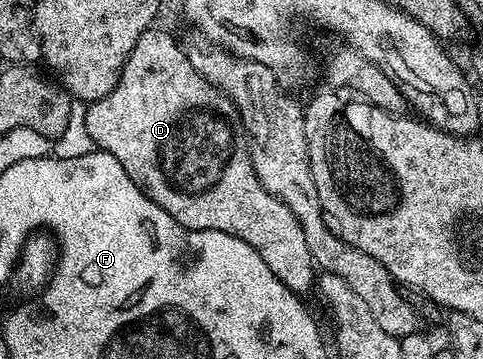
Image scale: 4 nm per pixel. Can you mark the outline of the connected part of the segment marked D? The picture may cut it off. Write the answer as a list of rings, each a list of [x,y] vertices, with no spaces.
[[[153,28],[142,32],[142,36],[138,36],[138,44],[134,44],[120,73],[119,84],[109,94],[102,96],[102,100],[87,103],[85,120],[86,129],[94,146],[104,150],[110,156],[114,156],[114,160],[118,160],[118,164],[122,164],[122,168],[126,168],[126,172],[135,180],[137,186],[154,200],[154,204],[158,204],[166,212],[170,212],[170,216],[174,216],[174,220],[178,220],[178,224],[182,224],[185,230],[217,230],[226,232],[233,239],[246,240],[246,244],[250,244],[250,248],[254,248],[254,252],[258,252],[258,256],[262,256],[266,268],[270,268],[270,272],[274,272],[274,276],[278,276],[278,280],[282,280],[282,284],[286,284],[286,288],[290,288],[295,294],[301,296],[307,295],[307,290],[313,289],[318,277],[318,270],[310,256],[310,248],[306,245],[306,235],[302,233],[302,224],[298,224],[294,212],[290,212],[290,208],[286,208],[286,204],[281,198],[275,198],[273,194],[266,192],[266,188],[262,188],[262,184],[254,172],[252,156],[248,152],[248,139],[244,126],[240,122],[240,113],[237,112],[236,106],[230,98],[197,72],[194,64],[190,64],[185,47],[180,47],[166,31]]]

